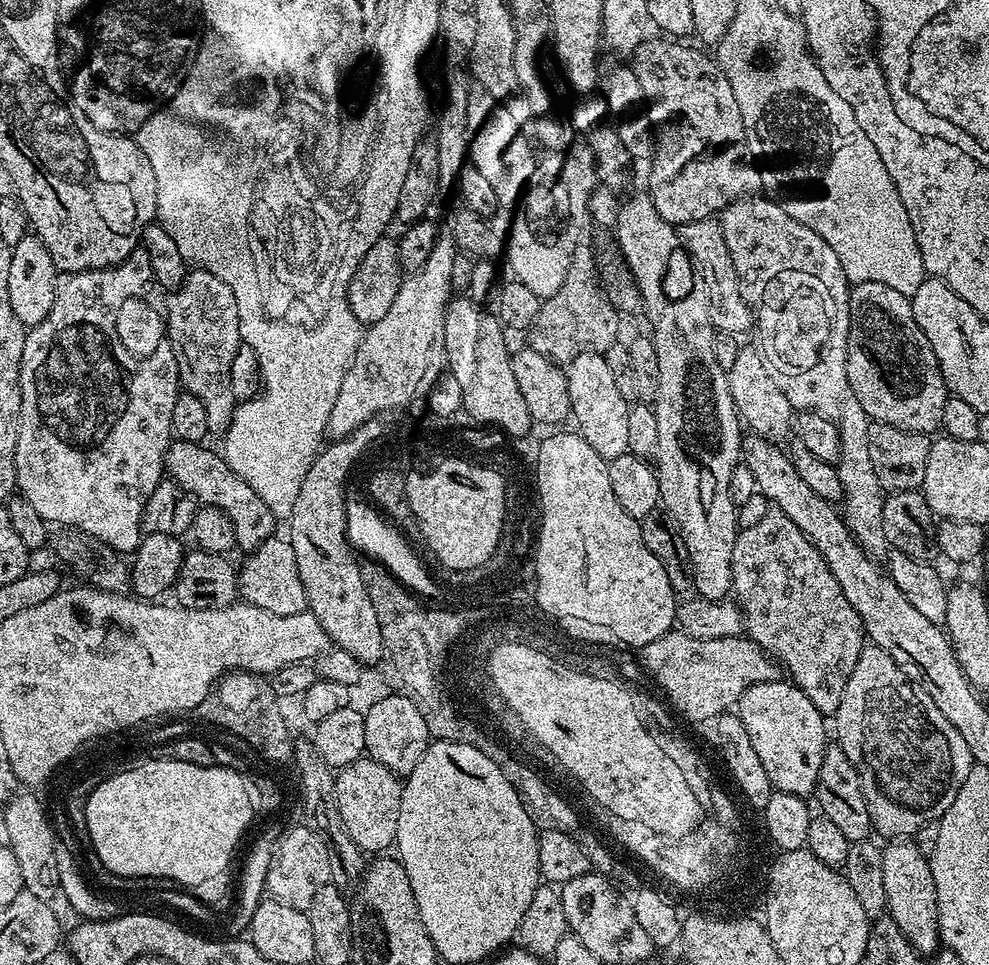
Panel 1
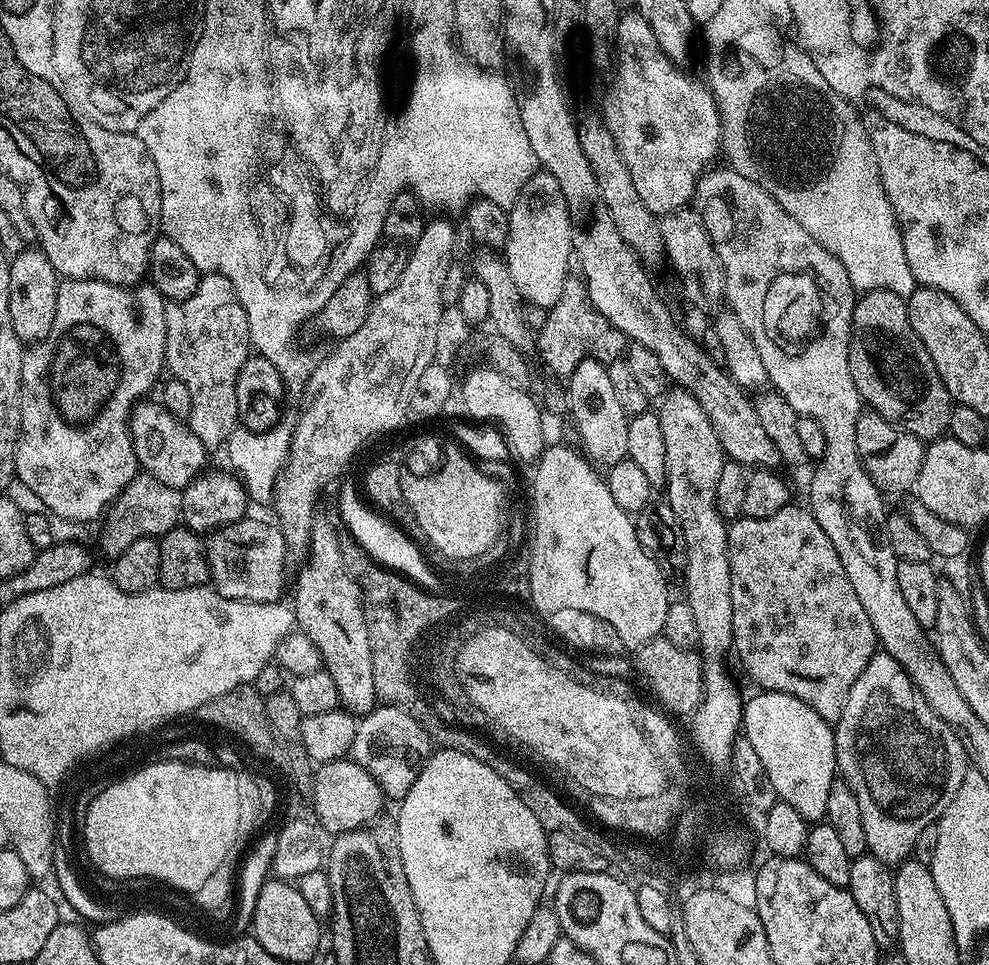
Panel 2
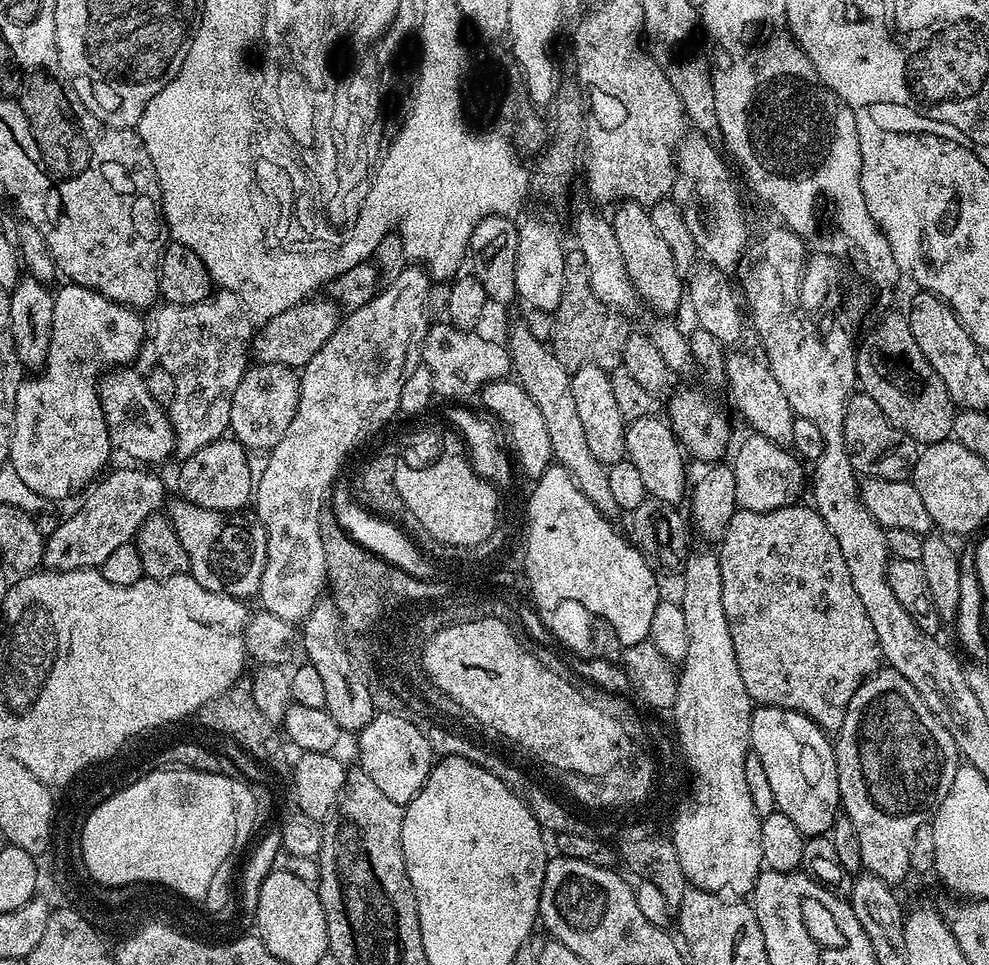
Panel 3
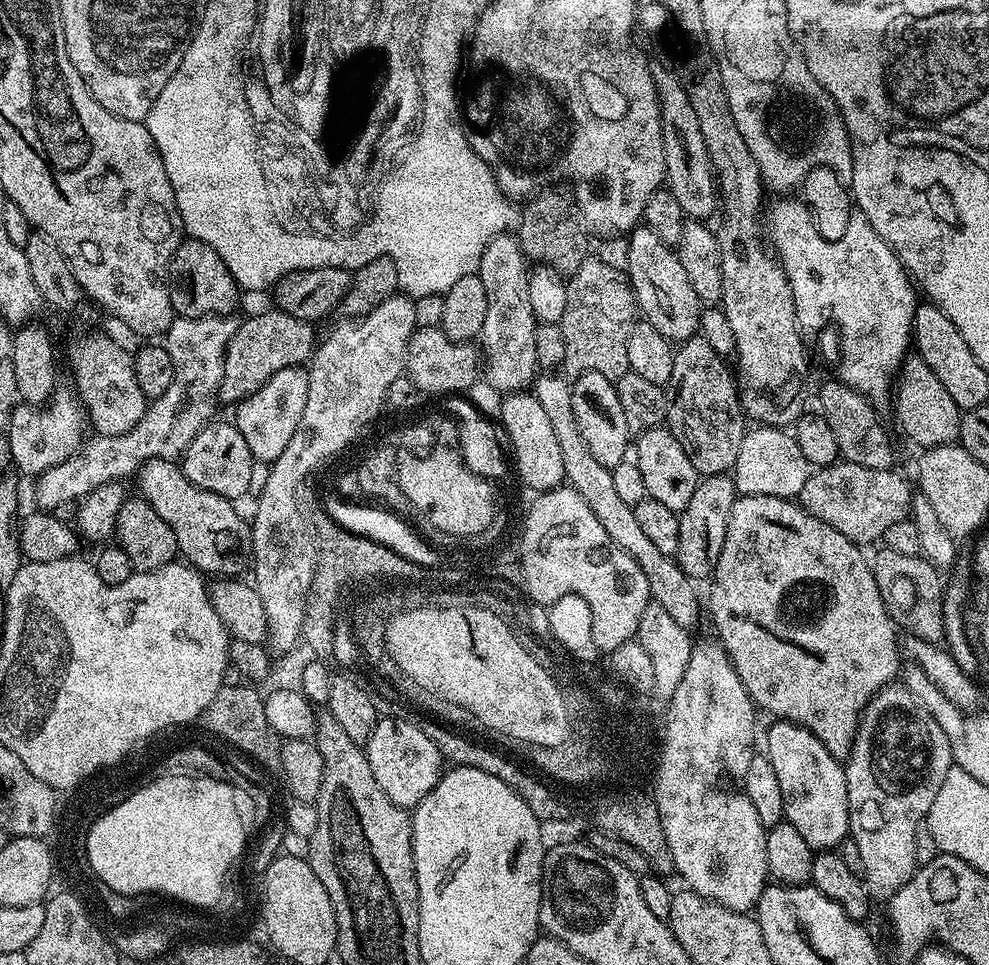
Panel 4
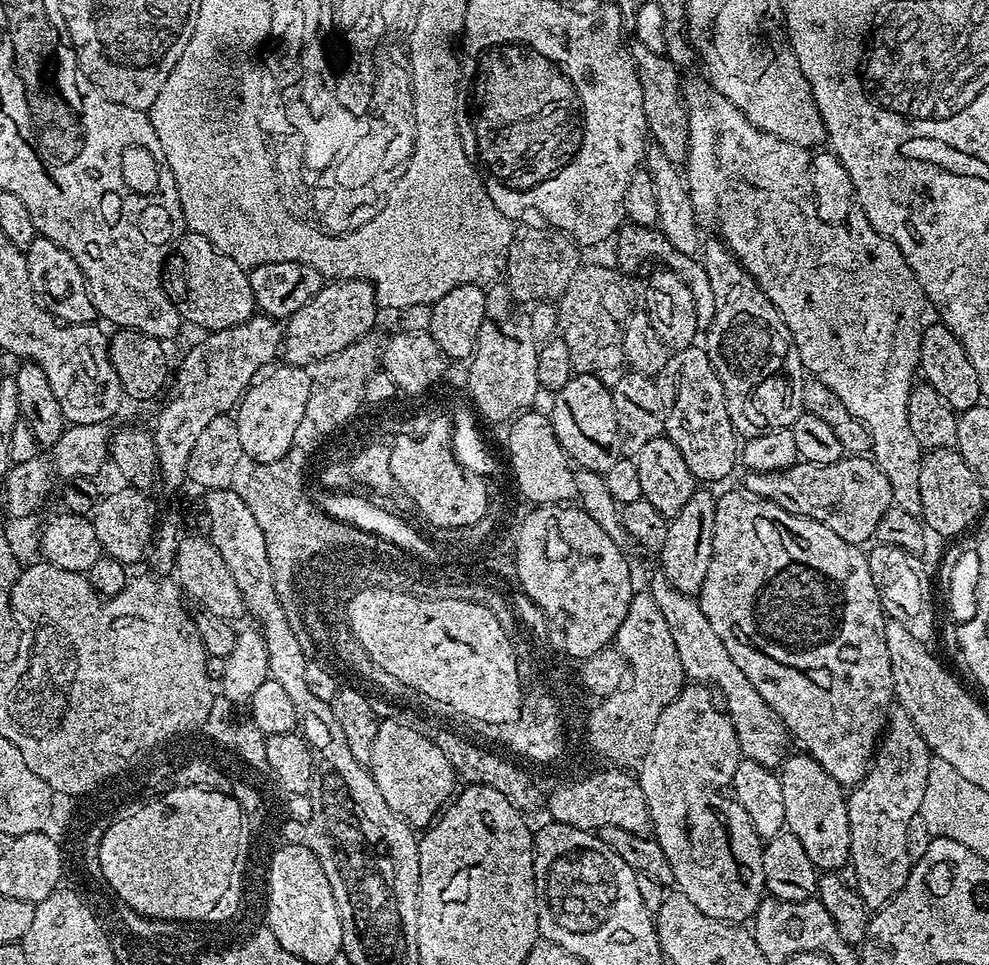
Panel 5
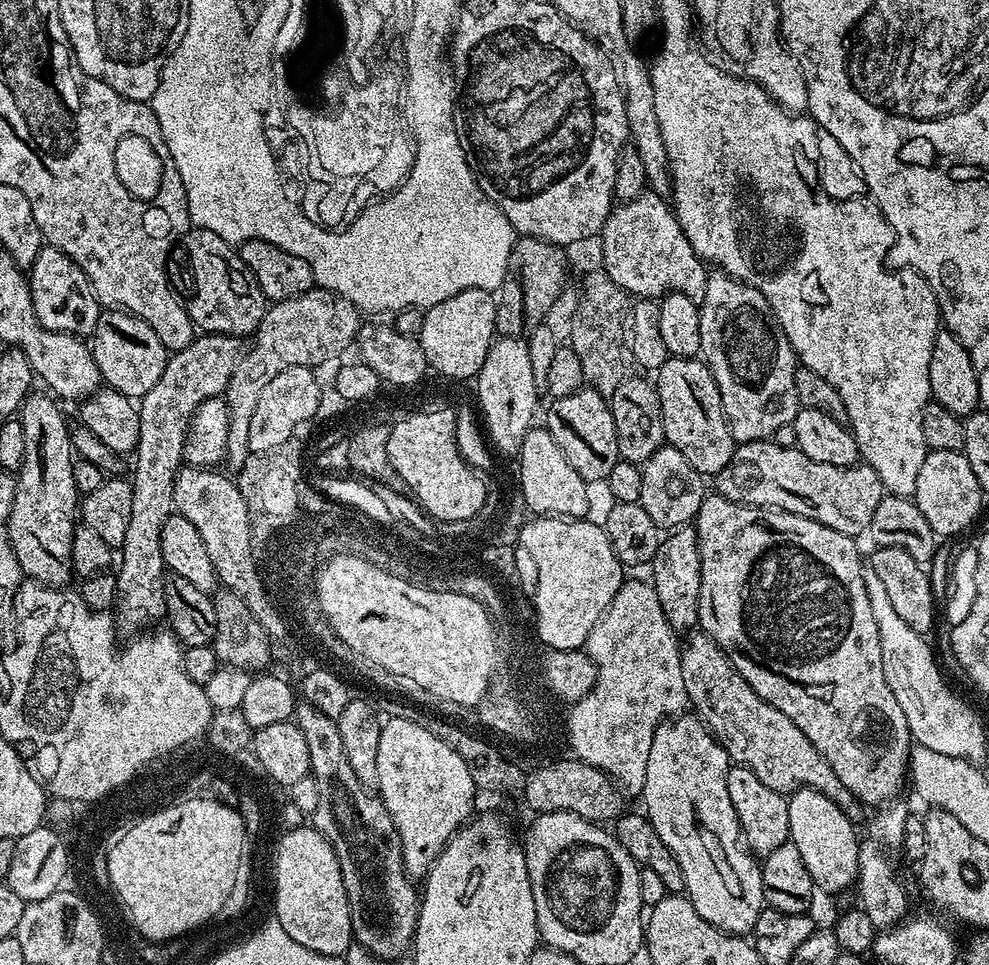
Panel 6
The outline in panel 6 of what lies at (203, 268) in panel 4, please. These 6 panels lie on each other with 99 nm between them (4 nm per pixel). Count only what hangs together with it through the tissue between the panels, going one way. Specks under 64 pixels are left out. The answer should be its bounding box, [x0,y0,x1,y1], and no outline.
[182,227,266,337]

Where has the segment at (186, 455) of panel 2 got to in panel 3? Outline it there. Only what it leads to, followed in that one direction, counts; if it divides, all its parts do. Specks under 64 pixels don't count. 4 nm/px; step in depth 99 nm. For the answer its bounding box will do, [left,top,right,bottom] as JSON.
[99,366,176,466]

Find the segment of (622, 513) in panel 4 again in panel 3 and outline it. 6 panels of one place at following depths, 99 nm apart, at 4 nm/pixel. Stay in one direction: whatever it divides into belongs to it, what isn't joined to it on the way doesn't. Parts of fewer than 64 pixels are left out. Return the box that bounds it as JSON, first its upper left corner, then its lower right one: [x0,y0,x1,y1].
[506,320,621,520]

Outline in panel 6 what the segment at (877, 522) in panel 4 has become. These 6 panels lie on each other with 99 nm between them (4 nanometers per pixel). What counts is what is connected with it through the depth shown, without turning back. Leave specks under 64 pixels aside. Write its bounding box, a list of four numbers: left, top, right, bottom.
[714,439,886,538]

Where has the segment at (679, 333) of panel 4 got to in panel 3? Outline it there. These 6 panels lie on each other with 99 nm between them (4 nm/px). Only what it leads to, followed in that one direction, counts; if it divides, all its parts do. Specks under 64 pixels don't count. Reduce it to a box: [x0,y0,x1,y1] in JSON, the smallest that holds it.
[611,200,686,318]

